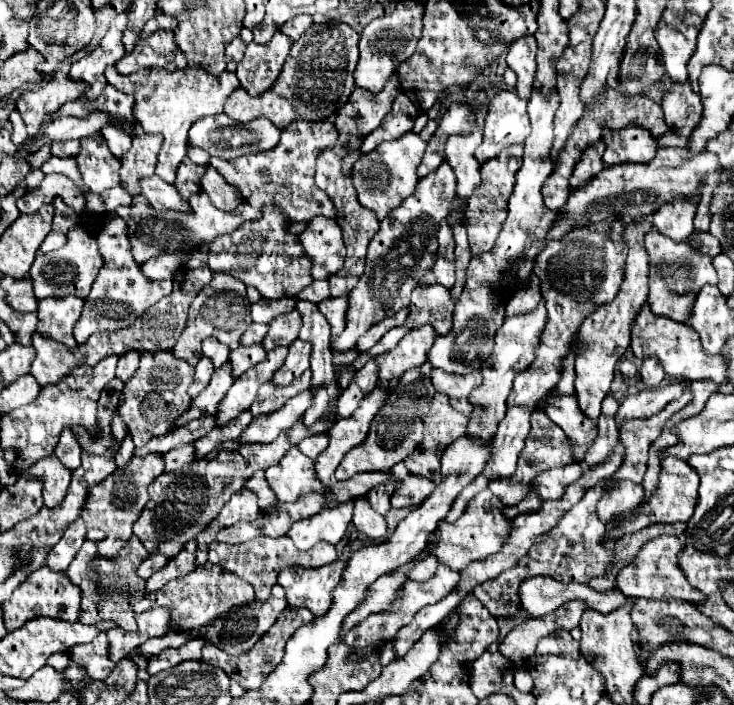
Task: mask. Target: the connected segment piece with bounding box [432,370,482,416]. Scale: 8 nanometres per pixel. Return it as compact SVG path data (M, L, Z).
M432 370L432 384L438 392L444 392L450 396L450 404L458 410L470 416L470 410L474 410L472 402L470 402L470 390L474 390L474 386L478 386L478 382L482 382L482 374L480 372L472 372L466 376L458 376L458 374L448 374L444 370Z

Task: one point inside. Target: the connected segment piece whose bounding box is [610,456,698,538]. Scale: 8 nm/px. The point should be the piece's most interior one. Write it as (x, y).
(674, 500)

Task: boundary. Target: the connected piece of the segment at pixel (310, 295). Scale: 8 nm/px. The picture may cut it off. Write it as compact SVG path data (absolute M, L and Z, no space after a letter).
M314 280L310 286L306 286L302 292L298 292L296 298L320 304L322 300L330 298L330 284L328 284L328 280Z

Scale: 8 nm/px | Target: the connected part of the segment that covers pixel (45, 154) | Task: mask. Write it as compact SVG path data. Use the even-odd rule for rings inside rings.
M46 144L46 146L42 146L40 150L30 152L30 154L28 154L28 162L30 162L30 166L36 170L36 168L42 168L42 164L44 164L50 156L52 156L52 152L50 152L50 146Z

